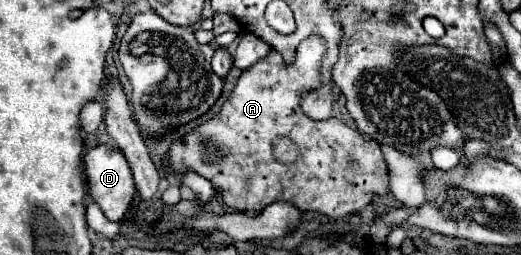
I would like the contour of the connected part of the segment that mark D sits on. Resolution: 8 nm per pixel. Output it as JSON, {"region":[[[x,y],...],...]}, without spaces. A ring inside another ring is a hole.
{"region":[[[98,145],[84,155],[84,167],[86,167],[84,171],[86,171],[86,181],[88,181],[88,191],[92,201],[98,203],[98,207],[110,221],[122,221],[136,193],[132,171],[122,151],[108,145]]]}

